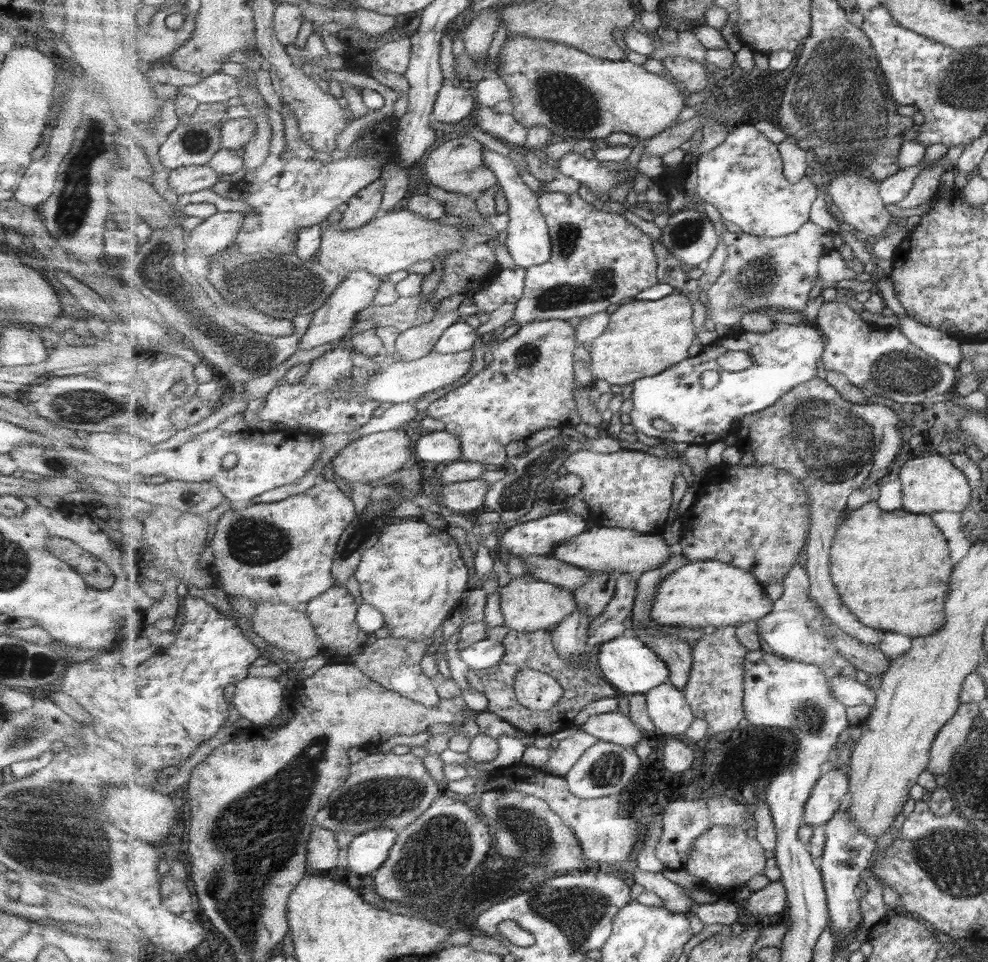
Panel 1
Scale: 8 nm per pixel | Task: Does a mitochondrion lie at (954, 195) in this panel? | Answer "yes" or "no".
no

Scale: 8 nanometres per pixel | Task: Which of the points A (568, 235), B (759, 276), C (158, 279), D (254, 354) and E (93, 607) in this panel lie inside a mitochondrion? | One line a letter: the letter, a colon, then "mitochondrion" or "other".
A: mitochondrion
B: mitochondrion
C: mitochondrion
D: mitochondrion
E: other

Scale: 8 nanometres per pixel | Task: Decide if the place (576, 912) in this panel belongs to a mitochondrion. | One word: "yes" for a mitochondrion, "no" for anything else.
yes

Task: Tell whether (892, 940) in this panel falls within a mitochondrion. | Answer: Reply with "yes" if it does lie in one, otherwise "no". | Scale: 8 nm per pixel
no

